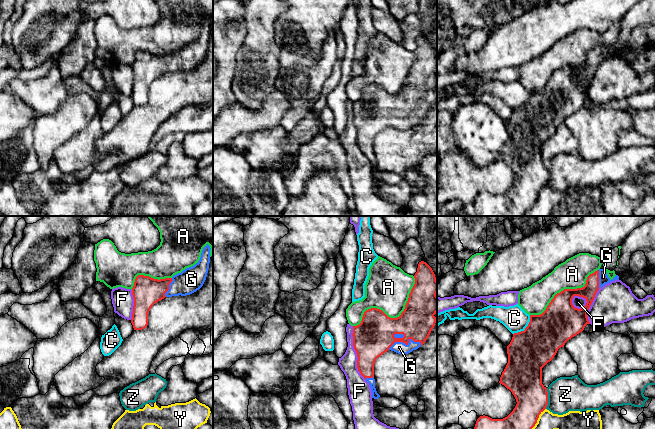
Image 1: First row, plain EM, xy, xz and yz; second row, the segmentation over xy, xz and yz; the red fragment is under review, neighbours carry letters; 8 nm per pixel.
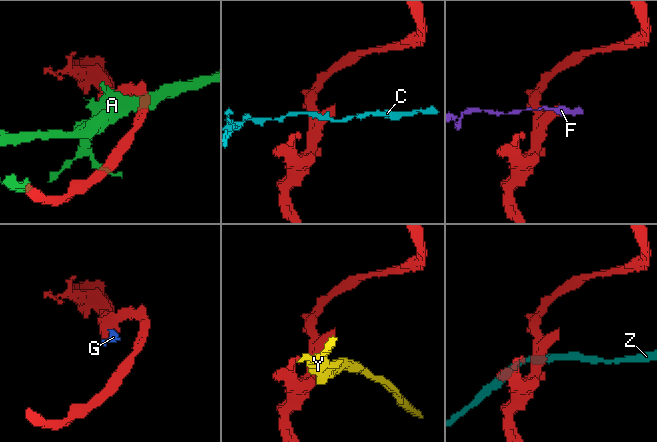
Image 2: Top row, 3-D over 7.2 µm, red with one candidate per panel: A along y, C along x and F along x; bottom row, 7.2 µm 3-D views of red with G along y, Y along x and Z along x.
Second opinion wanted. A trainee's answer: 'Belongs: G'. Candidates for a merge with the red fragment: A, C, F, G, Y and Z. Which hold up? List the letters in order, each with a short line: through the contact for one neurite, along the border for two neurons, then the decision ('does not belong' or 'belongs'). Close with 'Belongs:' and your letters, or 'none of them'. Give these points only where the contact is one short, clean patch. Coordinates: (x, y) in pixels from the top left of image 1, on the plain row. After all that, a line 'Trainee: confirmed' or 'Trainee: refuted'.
A: does not belong
C: does not belong
F: does not belong
G: belongs
Y: line yz (545, 184), (524, 215); does not belong
Z: does not belong
Belongs: G
Trainee: confirmed

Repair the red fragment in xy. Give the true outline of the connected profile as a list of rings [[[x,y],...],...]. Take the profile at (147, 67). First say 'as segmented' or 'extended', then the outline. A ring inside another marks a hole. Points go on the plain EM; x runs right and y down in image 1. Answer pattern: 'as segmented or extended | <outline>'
extended | [[[207,20],[200,36],[172,54],[154,55],[138,51],[132,64],[134,82],[131,99],[134,106],[145,105],[151,83],[165,73],[186,72],[199,66],[207,53],[210,39],[210,22]]]

